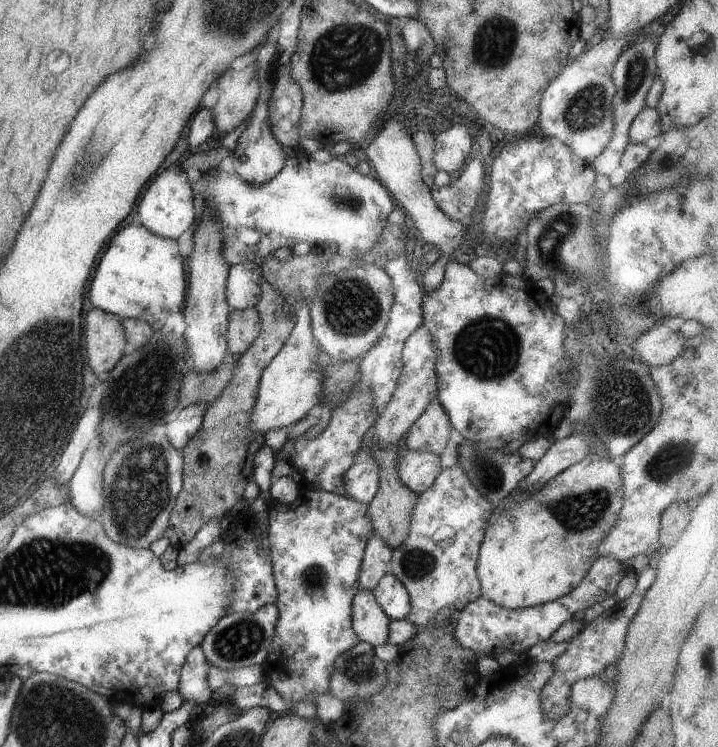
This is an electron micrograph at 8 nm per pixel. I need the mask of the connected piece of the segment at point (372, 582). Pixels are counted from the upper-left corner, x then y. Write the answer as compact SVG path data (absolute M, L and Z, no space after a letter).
M376 534L370 537L357 580L360 589L371 591L378 586L379 580L386 574L392 553L393 550Z

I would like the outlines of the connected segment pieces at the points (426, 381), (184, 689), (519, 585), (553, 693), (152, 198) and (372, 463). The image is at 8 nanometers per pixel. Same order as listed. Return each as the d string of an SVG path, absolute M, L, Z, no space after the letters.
M423 324L408 336L402 351L402 374L398 379L392 400L380 412L374 426L364 435L364 443L369 443L374 447L397 444L430 404L438 401L437 374L435 371L438 355L437 342Z
M200 646L193 648L181 668L181 679L177 690L186 701L206 705L212 701L210 674L212 666L206 660Z
M591 452L554 476L531 495L514 491L495 504L479 549L477 575L484 598L505 609L540 606L572 592L597 557L597 546L608 536L623 505L621 469L613 459Z
M636 593L626 600L618 601L610 610L595 617L574 637L568 641L566 651L553 660L553 675L541 690L541 703L549 719L564 716L569 707L571 686L580 679L598 675L607 666L615 664L625 649L625 636L628 625L638 612L643 595Z
M172 166L158 174L146 192L140 196L136 204L136 216L132 220L134 225L145 226L150 232L169 239L178 239L190 226L195 226L197 220L196 206L194 204L194 190L185 170Z
M370 457L354 464L345 472L345 491L351 499L369 504L379 489L378 461Z

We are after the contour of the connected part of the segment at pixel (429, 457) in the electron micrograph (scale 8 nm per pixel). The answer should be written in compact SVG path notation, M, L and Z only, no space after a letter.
M406 450L397 464L397 473L411 491L417 495L426 492L440 474L440 457L429 450Z

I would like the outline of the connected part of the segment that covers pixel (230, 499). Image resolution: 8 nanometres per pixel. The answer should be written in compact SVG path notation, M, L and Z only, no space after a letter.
M266 281L261 284L261 297L255 309L261 318L256 340L240 356L231 381L222 394L207 408L203 423L181 450L185 460L183 487L177 496L169 523L164 531L170 546L177 551L188 544L196 532L210 520L230 515L238 500L244 500L246 484L253 480L254 457L265 446L265 435L251 429L251 413L255 405L258 385L267 364L282 350L295 325L295 316L285 314L285 297Z

